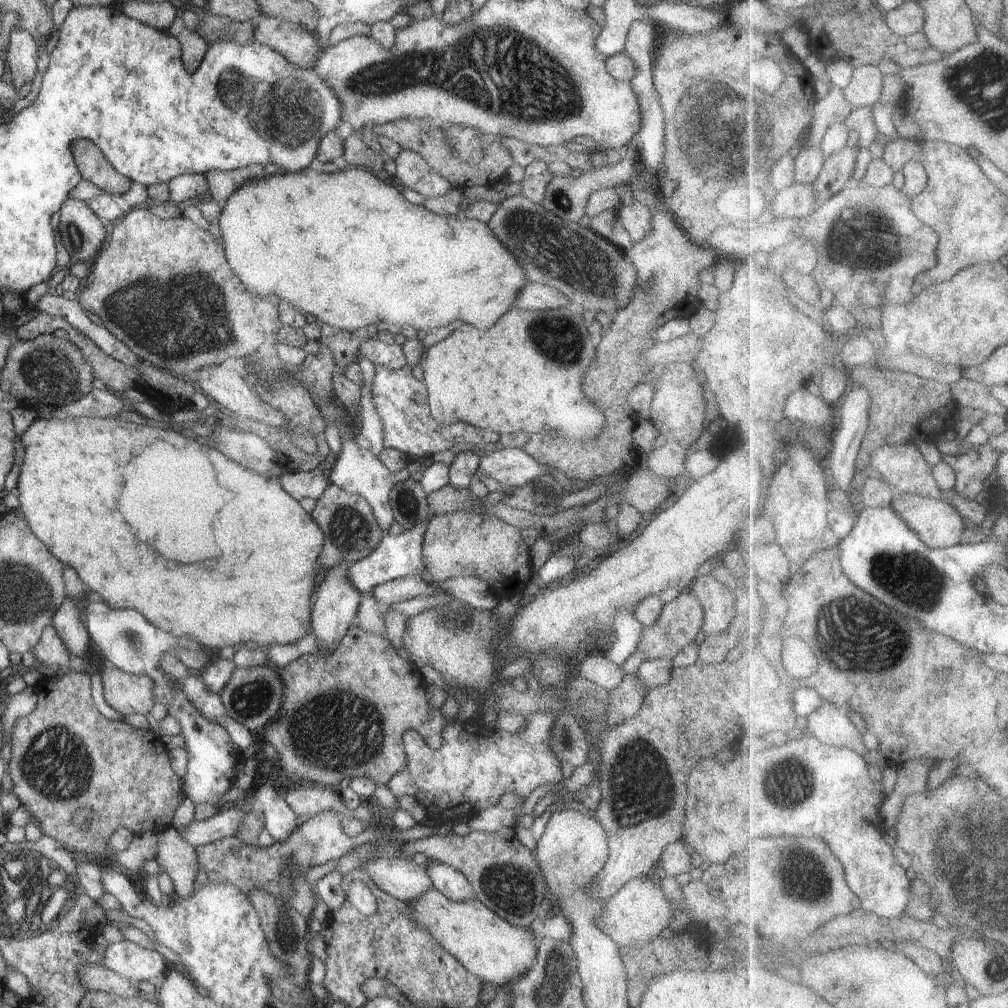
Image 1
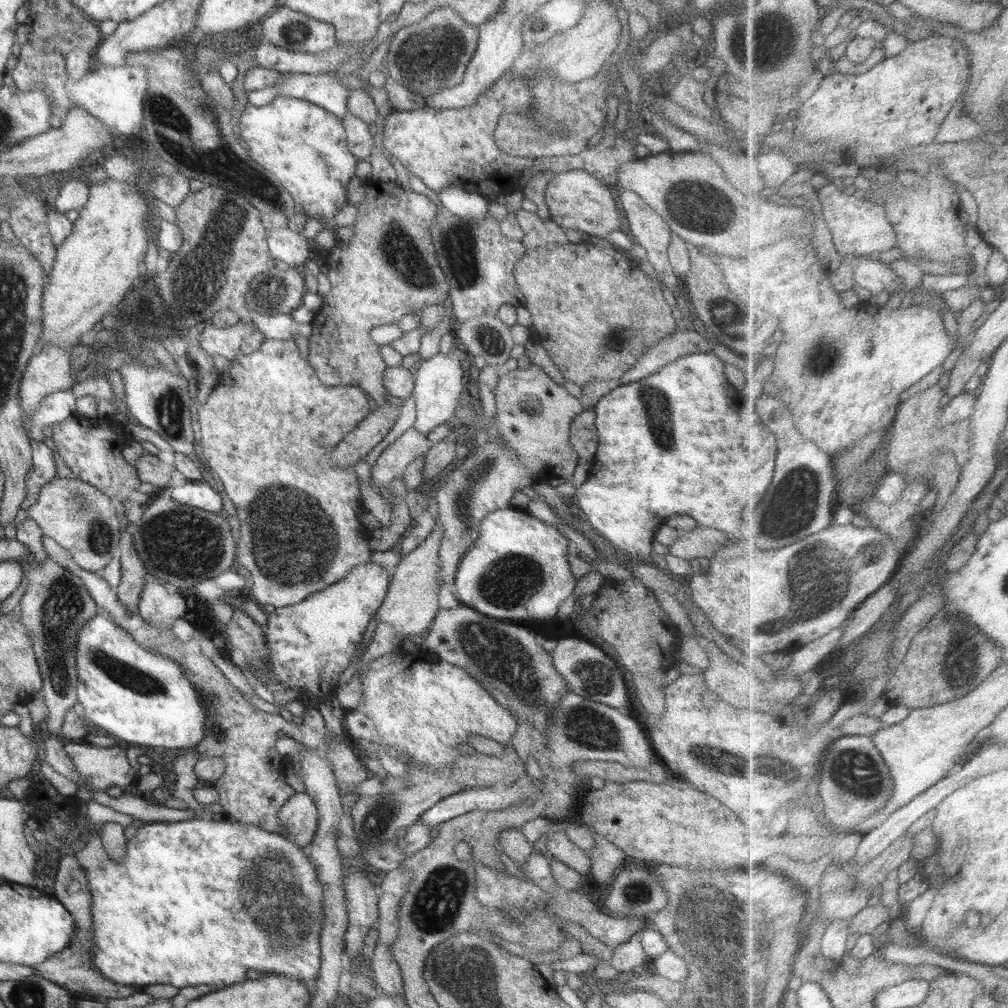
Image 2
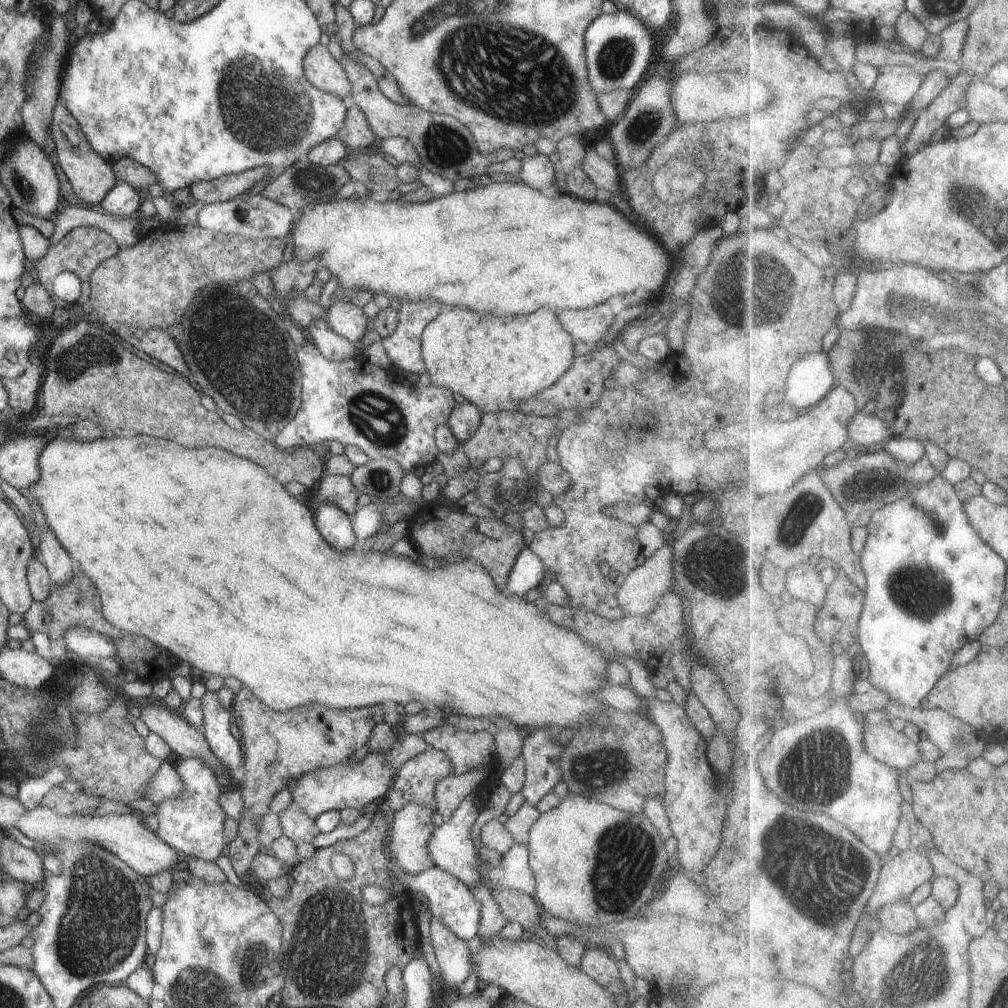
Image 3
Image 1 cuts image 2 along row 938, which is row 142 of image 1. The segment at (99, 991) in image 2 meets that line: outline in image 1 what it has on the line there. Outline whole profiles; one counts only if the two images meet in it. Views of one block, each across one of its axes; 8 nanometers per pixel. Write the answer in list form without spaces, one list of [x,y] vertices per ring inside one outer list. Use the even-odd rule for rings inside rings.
[[[85,138],[74,139],[71,142],[77,169],[81,176],[104,193],[124,196],[132,186],[131,180],[120,174],[103,155],[97,144]]]

